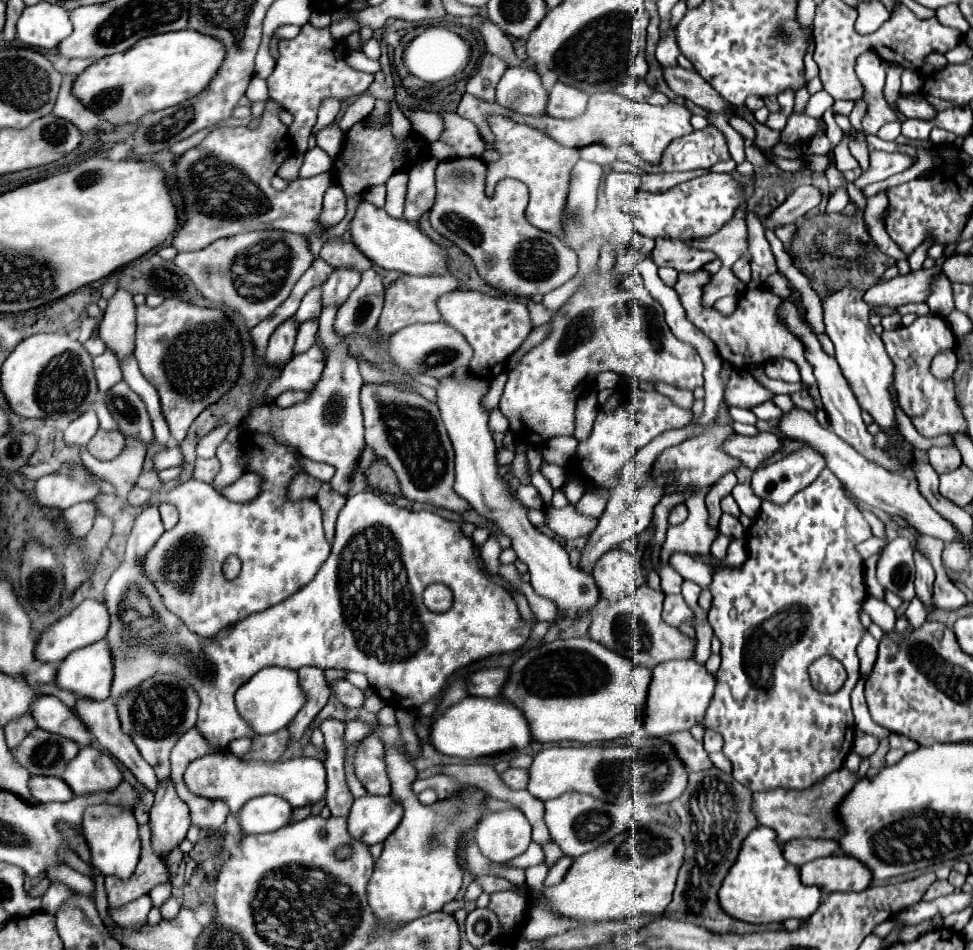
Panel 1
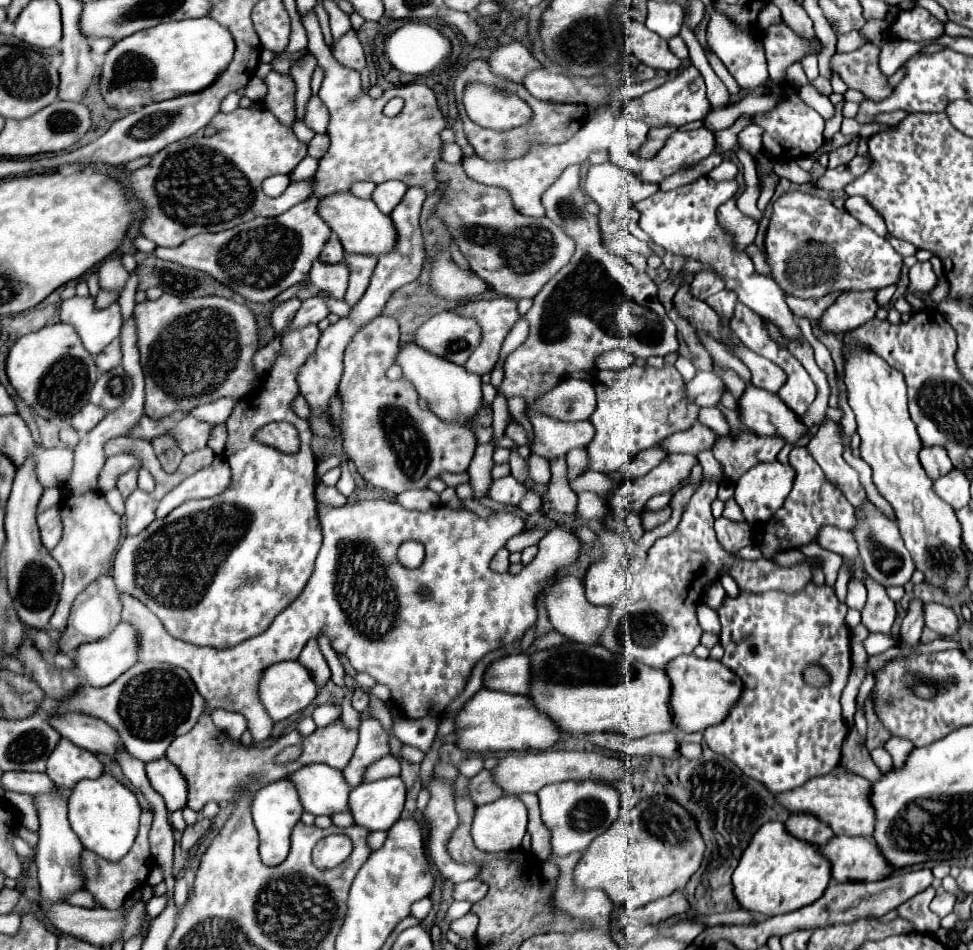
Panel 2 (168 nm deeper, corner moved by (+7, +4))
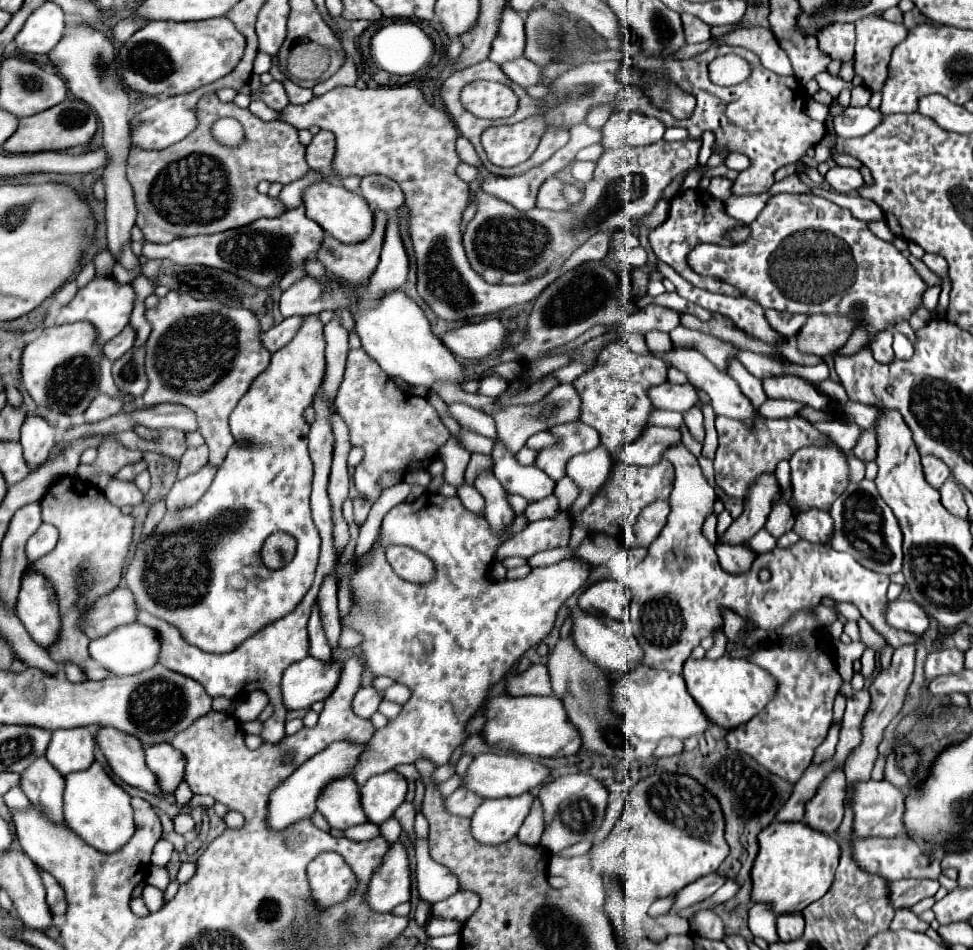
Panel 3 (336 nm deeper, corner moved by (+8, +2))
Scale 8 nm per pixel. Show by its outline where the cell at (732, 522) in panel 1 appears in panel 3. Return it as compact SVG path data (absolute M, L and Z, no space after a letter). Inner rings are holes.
M716 543L714 547L720 559L720 565L728 573L744 573L756 559L756 553L750 553L746 547L732 547L730 543Z

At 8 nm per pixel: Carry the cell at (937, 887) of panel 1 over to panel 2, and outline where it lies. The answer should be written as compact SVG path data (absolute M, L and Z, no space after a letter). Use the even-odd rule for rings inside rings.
M929 887L925 893L917 893L917 897L911 897L905 901L905 905L897 907L897 915L913 925L917 933L933 933L939 929L939 917L929 911L929 903L935 897L935 889Z

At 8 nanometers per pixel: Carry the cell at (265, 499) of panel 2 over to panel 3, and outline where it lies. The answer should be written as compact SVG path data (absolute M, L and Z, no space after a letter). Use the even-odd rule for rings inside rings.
M308 315L296 337L286 347L272 353L268 369L250 385L248 393L230 415L230 431L234 439L250 439L252 447L232 445L204 497L188 509L166 513L156 525L156 531L136 545L134 559L124 571L126 587L132 591L140 611L148 611L154 617L176 625L184 641L206 653L234 651L244 639L260 631L260 627L266 627L296 609L314 581L320 535L308 503L314 471L308 455L308 423L302 413L312 405L314 393L322 385L326 373L322 327L324 325L316 315ZM274 531L284 531L298 541L294 559L276 571L260 561L262 543Z

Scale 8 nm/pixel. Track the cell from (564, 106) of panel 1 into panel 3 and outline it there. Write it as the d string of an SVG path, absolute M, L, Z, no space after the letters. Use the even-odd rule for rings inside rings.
M526 57L504 63L504 65L502 65L502 71L504 71L514 83L518 83L520 87L540 85L542 79L544 79L542 69L540 69L536 63L532 63L530 59L526 59Z

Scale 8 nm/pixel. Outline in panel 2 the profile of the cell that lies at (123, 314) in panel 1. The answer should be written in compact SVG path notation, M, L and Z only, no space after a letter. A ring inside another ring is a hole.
M113 257L103 261L103 265L99 267L99 279L101 279L101 287L105 289L113 289L117 293L121 293L125 281L127 281L129 273L121 263L121 257Z

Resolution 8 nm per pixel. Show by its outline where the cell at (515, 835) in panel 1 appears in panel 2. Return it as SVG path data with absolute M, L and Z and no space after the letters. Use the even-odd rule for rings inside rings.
M503 795L475 809L471 837L475 847L487 853L513 851L521 847L527 827L527 807L515 795Z

